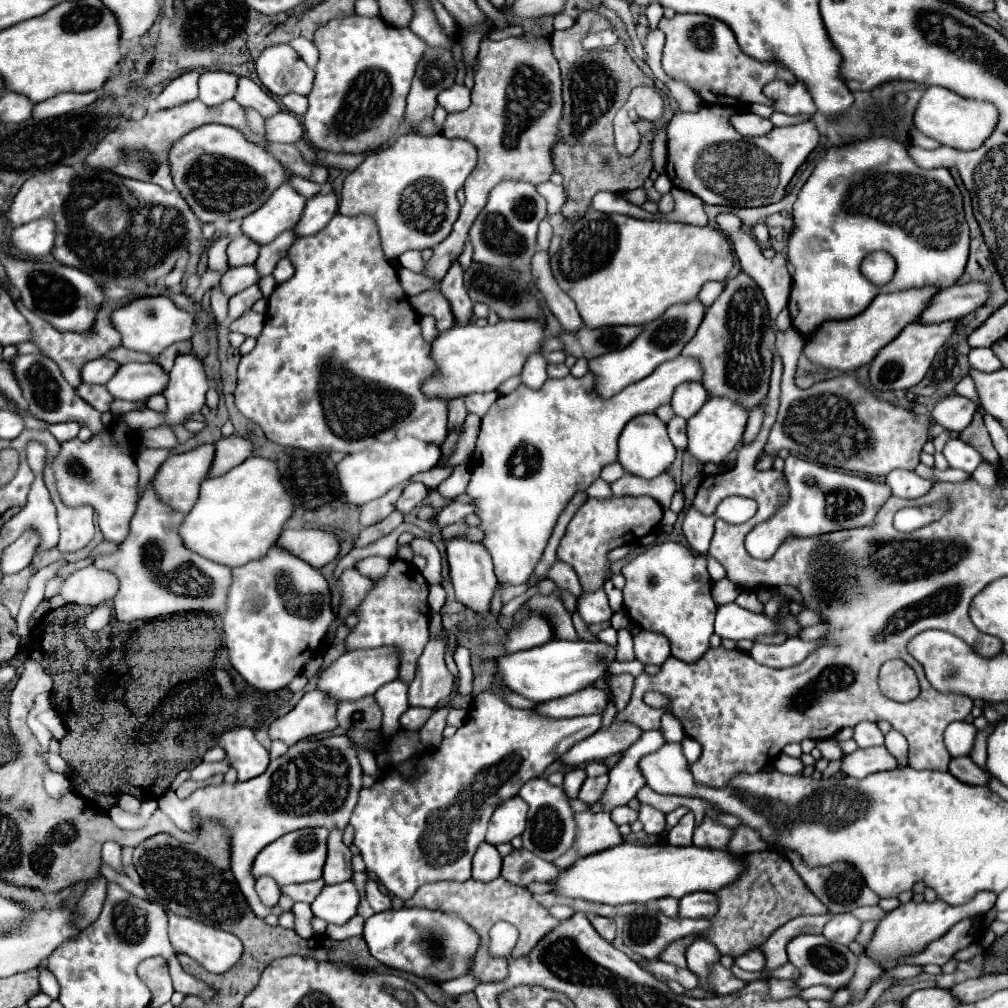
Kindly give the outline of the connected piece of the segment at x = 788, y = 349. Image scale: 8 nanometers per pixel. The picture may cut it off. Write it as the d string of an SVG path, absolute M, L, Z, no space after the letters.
M773 326L773 332L785 372L781 380L781 406L777 422L771 428L765 452L777 454L781 448L787 448L791 454L805 456L811 462L815 458L817 464L841 468L869 478L883 478L895 468L917 468L921 448L929 440L927 416L915 416L909 410L875 398L863 384L859 384L855 376L831 378L807 390L797 388L793 378L805 336L793 326L787 330Z

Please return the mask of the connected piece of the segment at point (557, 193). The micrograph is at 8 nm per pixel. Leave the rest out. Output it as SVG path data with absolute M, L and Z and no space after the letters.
M545 182L545 184L537 186L537 192L541 192L541 196L545 196L549 214L559 214L561 212L561 206L563 206L563 186L555 186L551 182Z

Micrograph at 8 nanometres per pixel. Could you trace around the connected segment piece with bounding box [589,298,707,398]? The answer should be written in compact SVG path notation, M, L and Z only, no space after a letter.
M697 298L691 302L685 302L685 304L669 306L669 310L665 310L665 314L661 318L643 326L641 336L637 336L637 340L633 340L633 344L629 344L627 348L621 348L621 352L609 352L607 356L589 360L589 370L597 376L597 392L603 398L609 398L609 396L617 394L619 390L623 390L625 386L647 378L659 364L677 358L681 348L695 336L697 328L701 326L705 310L707 308Z

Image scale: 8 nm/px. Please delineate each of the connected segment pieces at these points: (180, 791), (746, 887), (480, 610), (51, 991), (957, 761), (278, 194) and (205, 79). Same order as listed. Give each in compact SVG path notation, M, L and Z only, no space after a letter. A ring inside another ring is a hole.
M217 776L209 778L207 782L193 782L193 780L187 780L187 782L185 782L185 784L181 784L181 786L179 786L179 788L175 790L175 792L177 792L177 796L179 796L179 798L187 798L187 796L189 796L189 794L191 794L193 790L197 790L199 786L207 786L207 784L215 784L215 782L213 782L215 778L217 778Z
M753 852L743 854L743 872L741 876L721 888L721 892L715 892L719 902L719 912L711 920L711 928L701 932L703 938L713 942L713 946L719 950L721 956L741 956L743 952L761 946L779 926L783 926L787 920L793 920L797 916L805 914L825 914L827 908L809 892L801 876L793 870L791 862L781 852ZM781 890L783 890L783 904L781 904Z
M449 540L447 542L447 560L449 560L449 574L455 588L455 598L465 604L469 610L477 614L487 614L493 594L497 590L497 576L493 572L493 562L489 552L479 542L469 540Z
M39 966L37 970L41 972L41 976L39 976L39 984L41 984L41 990L43 990L45 994L49 994L49 996L55 1000L60 990L59 984L57 984L57 980L55 980L55 976L49 972L49 968L47 968L47 966Z
M951 758L949 772L965 784L987 784L987 774L971 758Z
M289 184L279 186L271 200L267 200L257 212L249 214L241 222L241 232L257 244L269 244L281 232L295 228L305 208L305 198Z
M207 70L199 78L199 98L207 106L217 106L225 100L231 100L237 90L239 76L233 72Z

